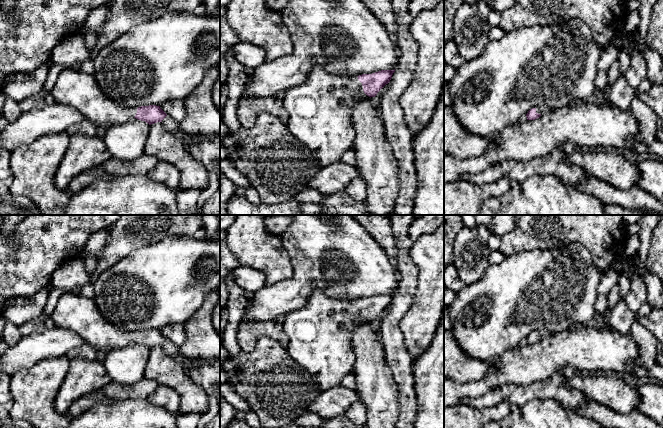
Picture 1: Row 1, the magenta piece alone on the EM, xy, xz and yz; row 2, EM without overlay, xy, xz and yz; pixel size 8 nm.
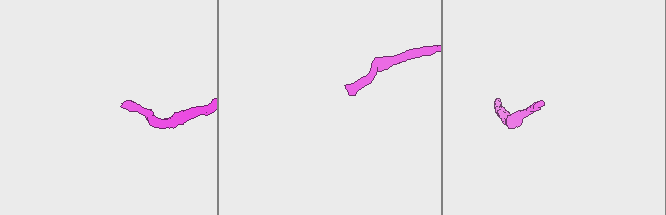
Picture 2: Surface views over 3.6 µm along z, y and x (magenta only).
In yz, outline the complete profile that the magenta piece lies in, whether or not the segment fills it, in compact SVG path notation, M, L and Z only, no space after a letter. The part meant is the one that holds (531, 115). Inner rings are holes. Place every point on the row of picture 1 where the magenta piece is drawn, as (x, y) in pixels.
M544 107L532 108L526 114L527 120L535 120L539 118L545 111L546 109Z

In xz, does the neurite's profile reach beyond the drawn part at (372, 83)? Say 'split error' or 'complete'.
split error

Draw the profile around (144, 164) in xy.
M143 154L136 160L130 162L120 161L111 157L102 164L107 175L123 177L125 175L146 176L158 164L159 159L154 156Z

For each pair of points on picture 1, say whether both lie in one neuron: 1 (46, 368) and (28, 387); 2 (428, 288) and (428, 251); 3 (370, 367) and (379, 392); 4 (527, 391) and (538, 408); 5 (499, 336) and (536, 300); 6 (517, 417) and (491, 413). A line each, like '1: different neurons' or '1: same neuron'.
1: same neuron
2: same neuron
3: same neuron
4: different neurons
5: same neuron
6: different neurons

